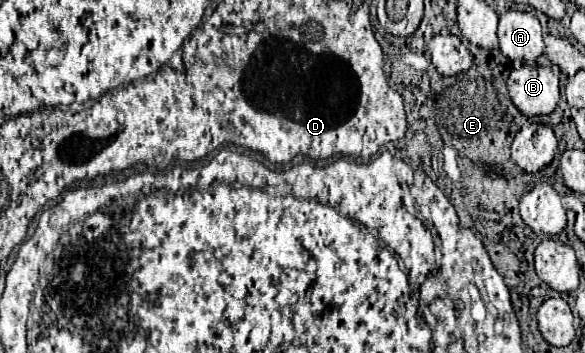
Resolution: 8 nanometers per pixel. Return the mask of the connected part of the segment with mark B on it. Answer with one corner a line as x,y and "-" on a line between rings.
550,67
512,69
508,77
508,93
522,115
548,115
558,107
558,77

